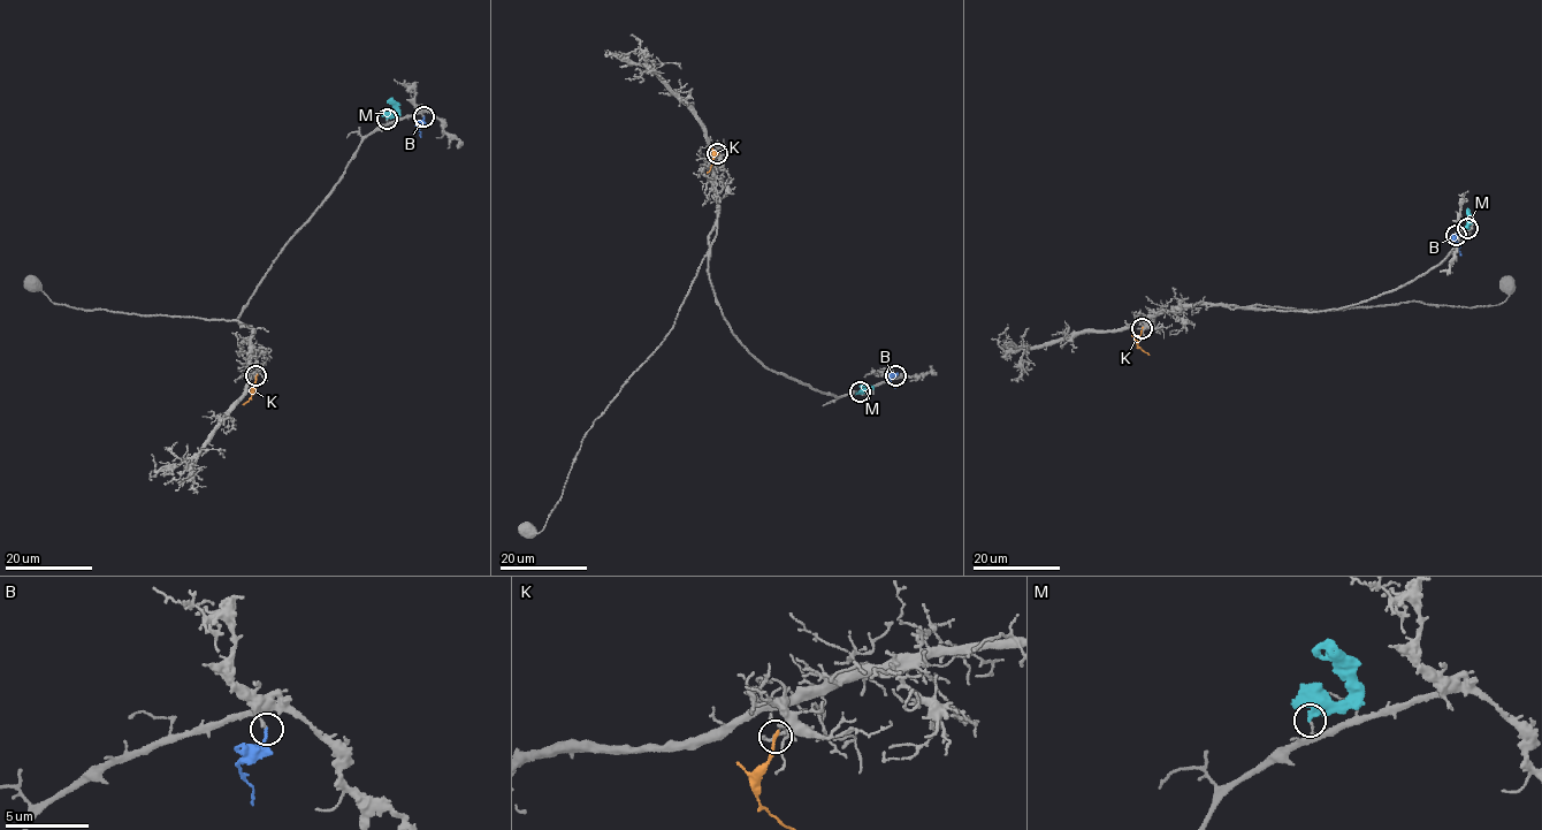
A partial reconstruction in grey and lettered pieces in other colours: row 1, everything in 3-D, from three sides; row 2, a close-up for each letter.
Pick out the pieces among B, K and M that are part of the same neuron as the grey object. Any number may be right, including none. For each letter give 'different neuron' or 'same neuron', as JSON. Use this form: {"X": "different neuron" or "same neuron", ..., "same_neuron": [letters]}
{"B": "same neuron", "K": "different neuron", "M": "different neuron", "same_neuron": ["B"]}

